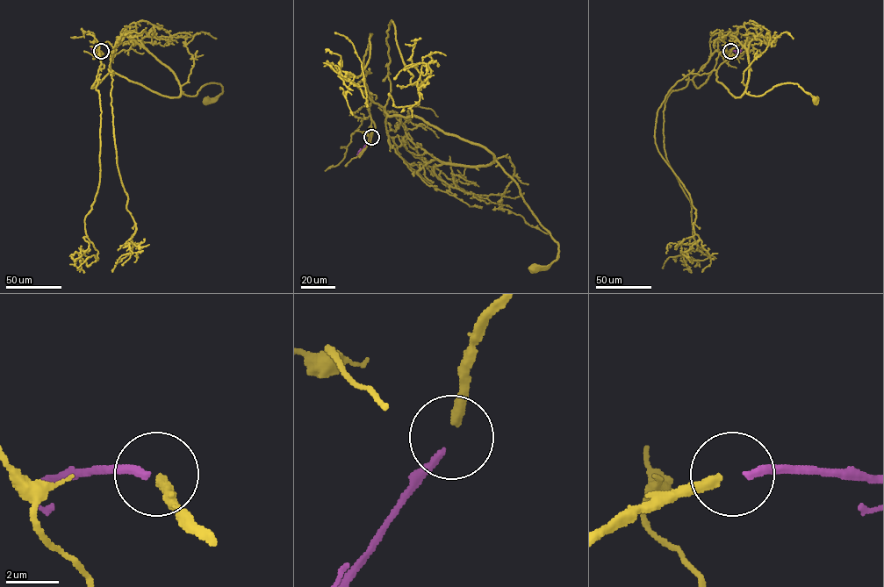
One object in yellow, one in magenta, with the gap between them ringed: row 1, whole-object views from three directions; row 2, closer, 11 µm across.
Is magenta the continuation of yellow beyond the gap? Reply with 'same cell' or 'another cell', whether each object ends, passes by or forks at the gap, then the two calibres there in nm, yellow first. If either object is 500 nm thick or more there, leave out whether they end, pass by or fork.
another cell | yellow ends | magenta ends | 360/260 nm

